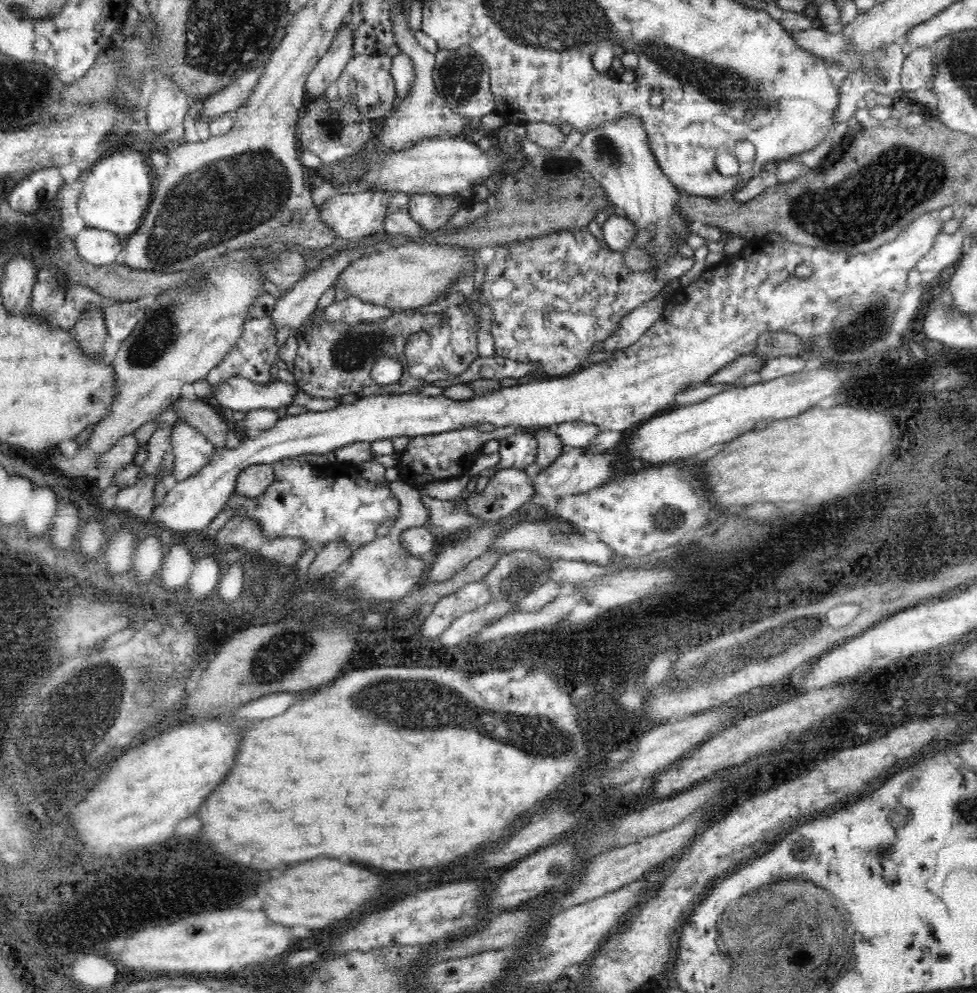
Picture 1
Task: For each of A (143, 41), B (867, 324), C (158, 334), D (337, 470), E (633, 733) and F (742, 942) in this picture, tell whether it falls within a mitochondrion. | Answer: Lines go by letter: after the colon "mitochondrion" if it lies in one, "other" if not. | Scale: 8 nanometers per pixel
A: other
B: mitochondrion
C: mitochondrion
D: other
E: other
F: mitochondrion

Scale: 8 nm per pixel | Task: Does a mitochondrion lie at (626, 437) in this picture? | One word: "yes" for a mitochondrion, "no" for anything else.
no

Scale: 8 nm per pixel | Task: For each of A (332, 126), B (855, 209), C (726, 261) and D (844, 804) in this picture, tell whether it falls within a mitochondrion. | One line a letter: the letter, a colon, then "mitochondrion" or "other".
A: mitochondrion
B: mitochondrion
C: other
D: other

